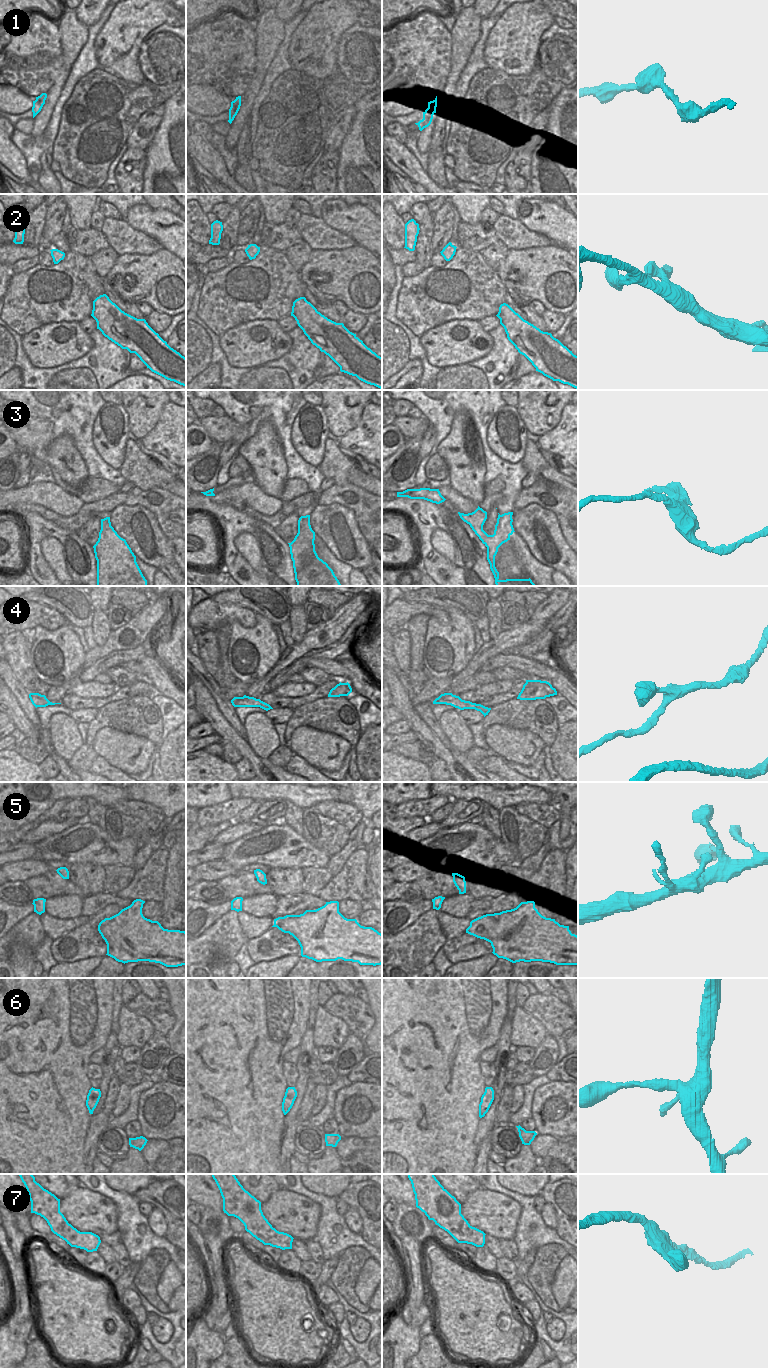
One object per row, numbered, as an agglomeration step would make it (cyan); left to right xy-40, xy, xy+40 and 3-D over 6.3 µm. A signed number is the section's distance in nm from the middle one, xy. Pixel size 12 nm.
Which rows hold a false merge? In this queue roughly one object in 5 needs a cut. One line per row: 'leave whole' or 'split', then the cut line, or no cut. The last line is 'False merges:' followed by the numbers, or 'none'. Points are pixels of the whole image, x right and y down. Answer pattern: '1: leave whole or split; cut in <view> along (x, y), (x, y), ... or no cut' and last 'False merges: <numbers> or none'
1: leave whole; no cut
2: leave whole; no cut
3: split; cut in xy+40 along (489, 535), (487, 548)
4: leave whole; no cut
5: leave whole; no cut
6: leave whole; no cut
7: leave whole; no cut
False merges: 3

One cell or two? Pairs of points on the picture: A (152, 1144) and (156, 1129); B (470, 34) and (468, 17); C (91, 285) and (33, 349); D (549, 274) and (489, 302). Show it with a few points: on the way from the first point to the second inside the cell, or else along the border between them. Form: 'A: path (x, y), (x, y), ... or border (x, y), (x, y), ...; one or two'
A: border (148, 1139), (163, 1139), (167, 1141); two
B: path (468, 30), (468, 21); one
C: border (79, 322), (49, 322), (34, 329); two
D: border (496, 273), (508, 294); two

